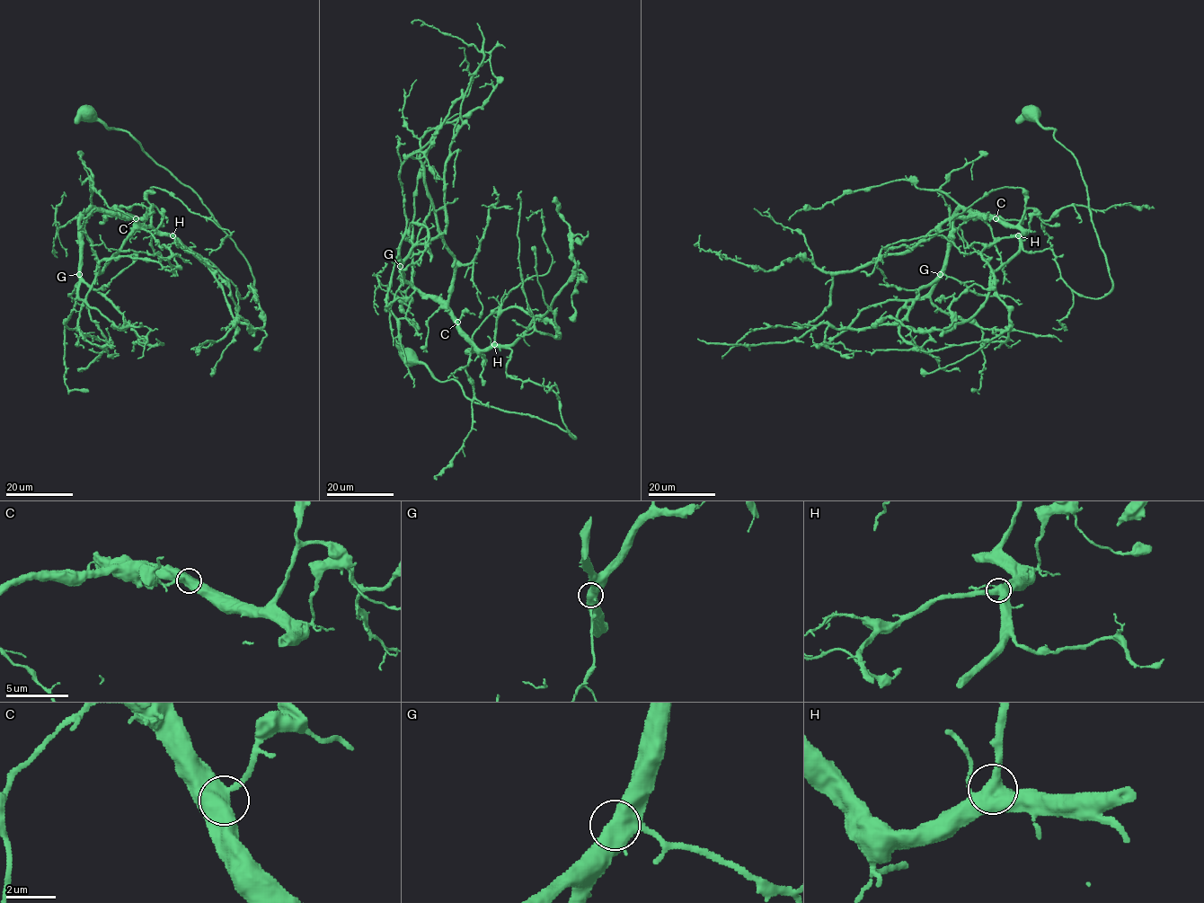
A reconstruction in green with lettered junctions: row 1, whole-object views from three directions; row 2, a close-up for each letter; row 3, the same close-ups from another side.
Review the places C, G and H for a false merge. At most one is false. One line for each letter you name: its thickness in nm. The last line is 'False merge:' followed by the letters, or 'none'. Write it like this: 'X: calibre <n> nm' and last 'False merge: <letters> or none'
False merge: none

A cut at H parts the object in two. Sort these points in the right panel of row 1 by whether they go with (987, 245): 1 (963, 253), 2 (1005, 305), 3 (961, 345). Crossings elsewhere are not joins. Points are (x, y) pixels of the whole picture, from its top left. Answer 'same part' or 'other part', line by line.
1: other part
2: same part
3: same part

